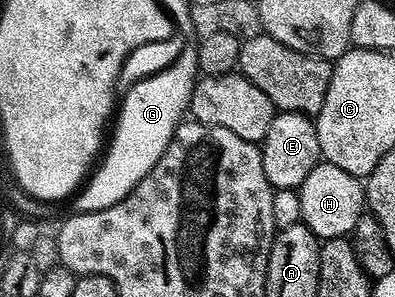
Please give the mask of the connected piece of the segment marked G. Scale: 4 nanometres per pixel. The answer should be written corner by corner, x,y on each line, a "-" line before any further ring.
184,45
171,66
140,80
122,95
121,105
117,110
119,123
115,126
115,135
112,138
110,135
109,145
106,147
107,155
105,150
102,155
103,163
101,158
93,173
86,179
85,185
74,195
74,209
78,213
93,212
109,208
109,204
117,204
117,200
124,198
151,171
153,164
157,164
173,132
188,113
198,69
195,46

